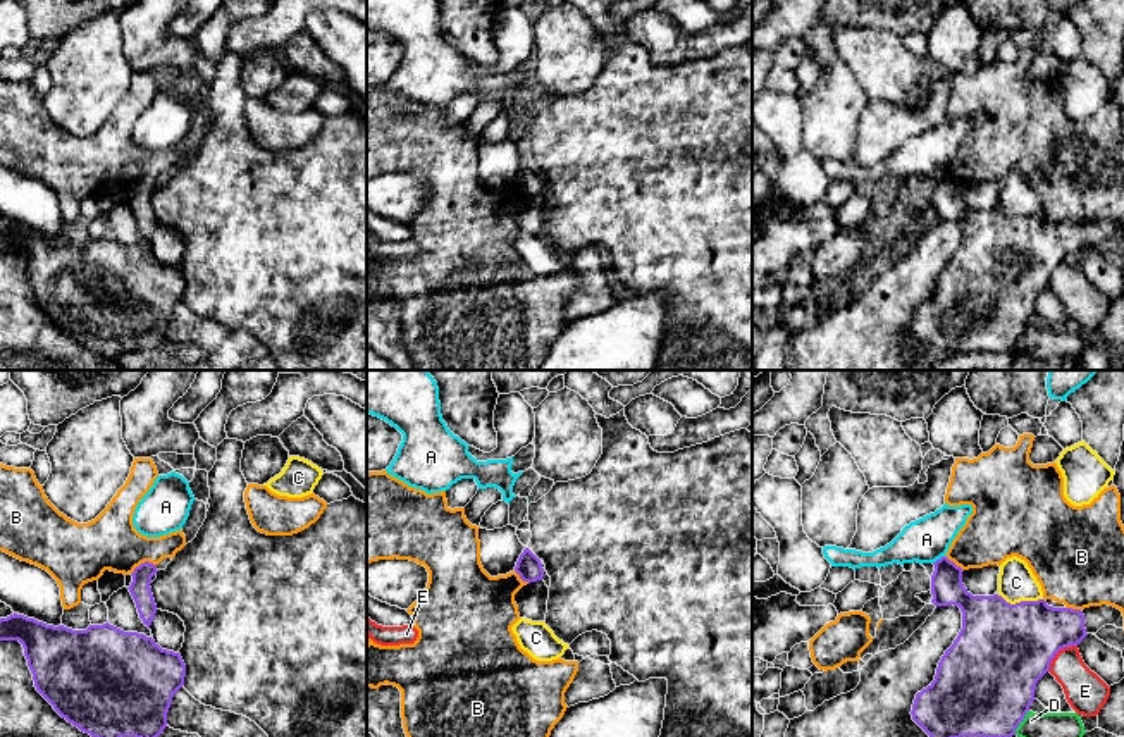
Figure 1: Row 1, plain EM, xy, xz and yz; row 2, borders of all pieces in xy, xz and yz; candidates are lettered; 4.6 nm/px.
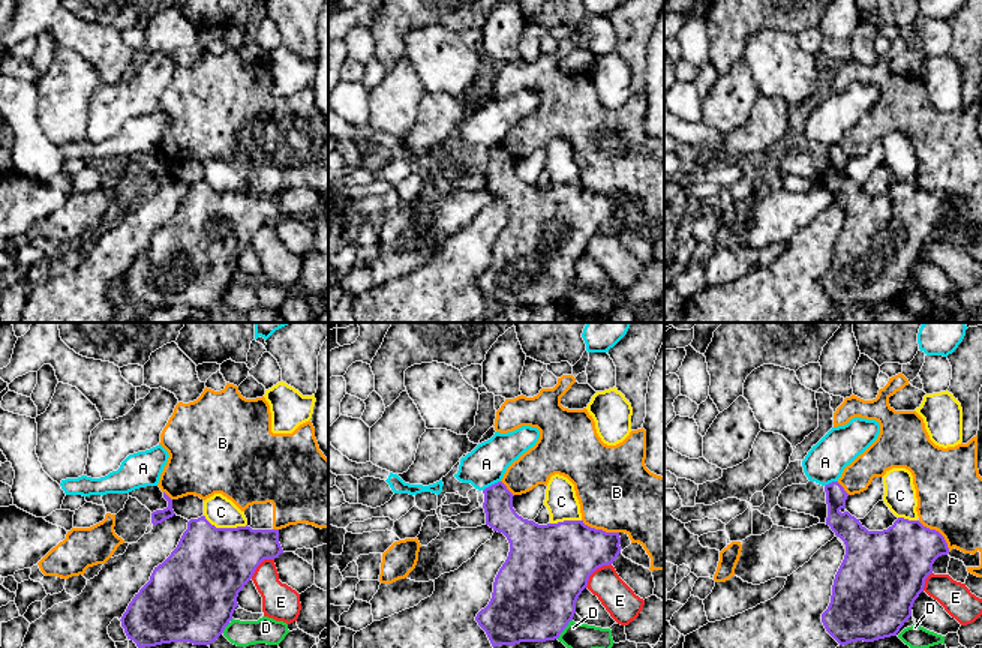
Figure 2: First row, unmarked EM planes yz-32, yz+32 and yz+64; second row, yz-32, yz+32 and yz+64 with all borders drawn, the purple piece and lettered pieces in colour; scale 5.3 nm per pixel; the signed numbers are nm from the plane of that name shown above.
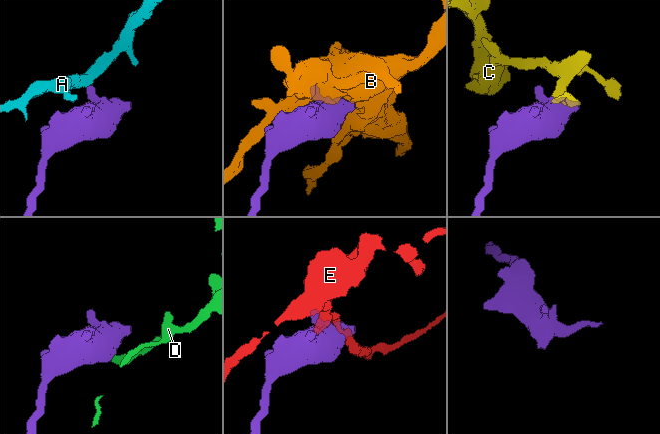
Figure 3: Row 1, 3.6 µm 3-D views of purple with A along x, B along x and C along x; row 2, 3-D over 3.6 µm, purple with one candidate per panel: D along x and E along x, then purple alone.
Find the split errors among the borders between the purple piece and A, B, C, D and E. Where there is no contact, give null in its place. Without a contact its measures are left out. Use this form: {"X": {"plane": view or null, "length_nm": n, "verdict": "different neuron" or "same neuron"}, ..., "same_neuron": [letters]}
{"A": {"plane": "yz", "length_nm": 70, "verdict": "different neuron"}, "B": {"plane": "xy", "length_nm": 130, "verdict": "different neuron"}, "C": {"plane": "yz", "length_nm": 220, "verdict": "different neuron"}, "D": {"plane": "yz", "length_nm": 140, "verdict": "different neuron"}, "E": {"plane": "yz", "length_nm": 190, "verdict": "different neuron"}, "same_neuron": []}

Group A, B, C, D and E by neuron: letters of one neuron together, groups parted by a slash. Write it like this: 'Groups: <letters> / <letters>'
Groups: A / B / C / D / E

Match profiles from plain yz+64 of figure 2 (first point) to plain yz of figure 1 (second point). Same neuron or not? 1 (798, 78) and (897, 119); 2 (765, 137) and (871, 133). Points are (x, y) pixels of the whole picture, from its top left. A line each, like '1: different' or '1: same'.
1: different
2: same

